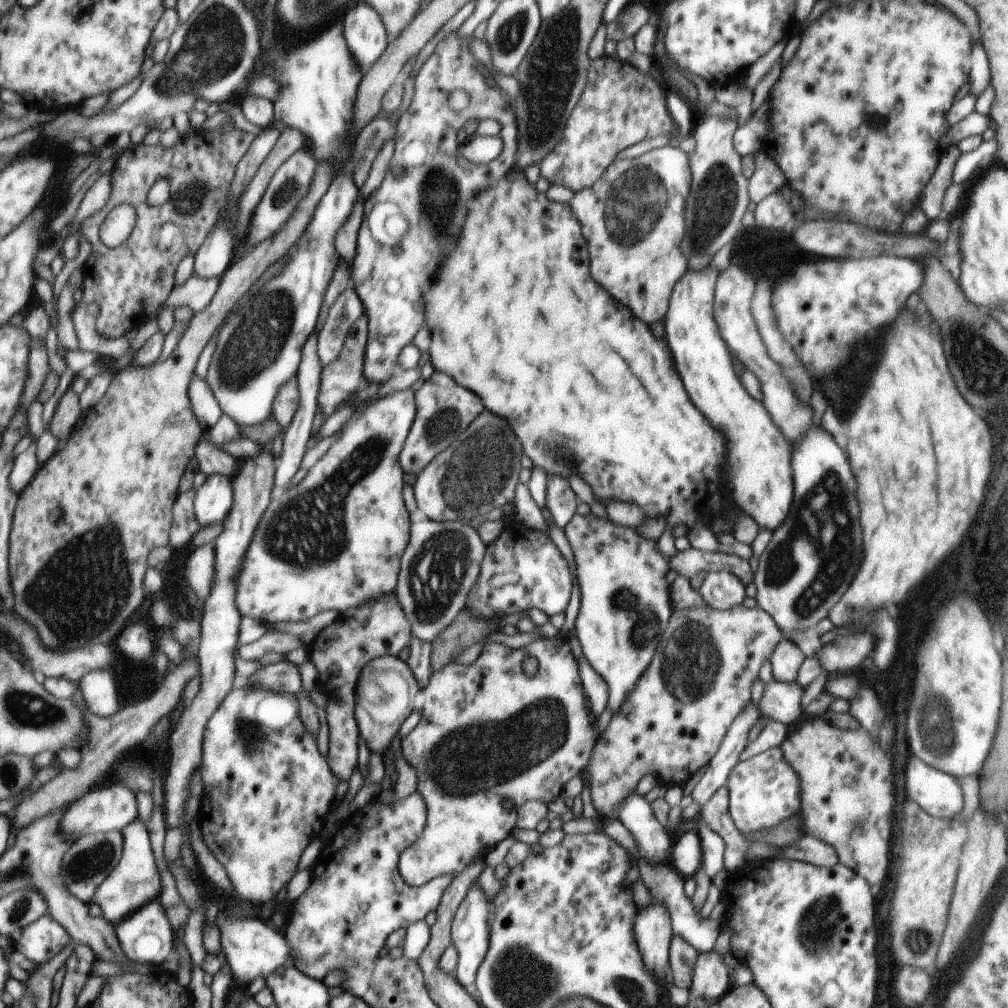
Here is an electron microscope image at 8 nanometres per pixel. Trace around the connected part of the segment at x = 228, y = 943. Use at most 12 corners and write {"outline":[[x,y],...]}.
{"outline":[[225,918],[223,946],[235,986],[245,989],[295,952],[259,918]]}

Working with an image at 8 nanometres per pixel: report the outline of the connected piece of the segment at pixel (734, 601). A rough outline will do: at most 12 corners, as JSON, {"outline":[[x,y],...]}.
{"outline":[[706,571],[697,590],[707,607],[741,605],[744,586],[727,571]]}

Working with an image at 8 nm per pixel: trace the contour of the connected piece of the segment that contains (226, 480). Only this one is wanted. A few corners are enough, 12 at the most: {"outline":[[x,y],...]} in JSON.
{"outline":[[213,474],[198,489],[203,527],[224,522],[235,500],[234,477]]}

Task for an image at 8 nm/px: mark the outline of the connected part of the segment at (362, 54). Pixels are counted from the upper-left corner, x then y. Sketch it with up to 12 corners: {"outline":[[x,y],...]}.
{"outline":[[365,1],[343,20],[350,52],[366,70],[386,50],[381,17]]}

